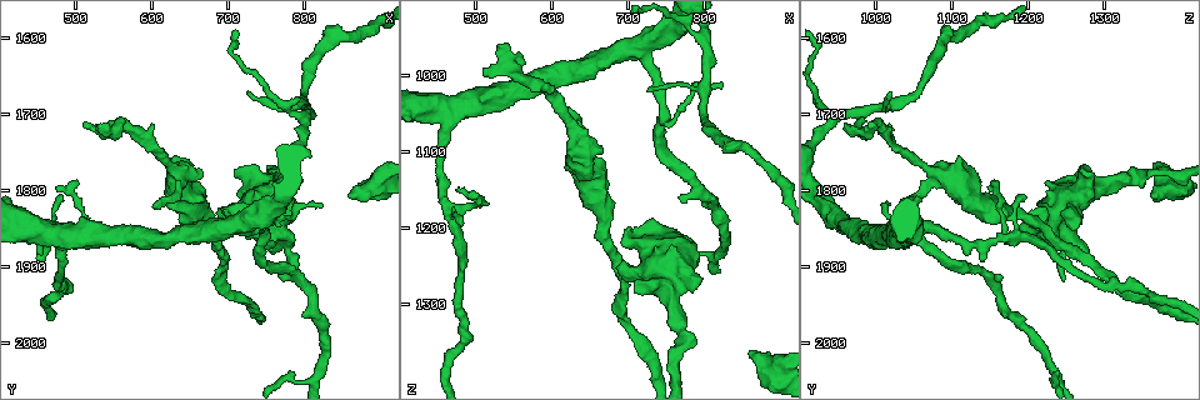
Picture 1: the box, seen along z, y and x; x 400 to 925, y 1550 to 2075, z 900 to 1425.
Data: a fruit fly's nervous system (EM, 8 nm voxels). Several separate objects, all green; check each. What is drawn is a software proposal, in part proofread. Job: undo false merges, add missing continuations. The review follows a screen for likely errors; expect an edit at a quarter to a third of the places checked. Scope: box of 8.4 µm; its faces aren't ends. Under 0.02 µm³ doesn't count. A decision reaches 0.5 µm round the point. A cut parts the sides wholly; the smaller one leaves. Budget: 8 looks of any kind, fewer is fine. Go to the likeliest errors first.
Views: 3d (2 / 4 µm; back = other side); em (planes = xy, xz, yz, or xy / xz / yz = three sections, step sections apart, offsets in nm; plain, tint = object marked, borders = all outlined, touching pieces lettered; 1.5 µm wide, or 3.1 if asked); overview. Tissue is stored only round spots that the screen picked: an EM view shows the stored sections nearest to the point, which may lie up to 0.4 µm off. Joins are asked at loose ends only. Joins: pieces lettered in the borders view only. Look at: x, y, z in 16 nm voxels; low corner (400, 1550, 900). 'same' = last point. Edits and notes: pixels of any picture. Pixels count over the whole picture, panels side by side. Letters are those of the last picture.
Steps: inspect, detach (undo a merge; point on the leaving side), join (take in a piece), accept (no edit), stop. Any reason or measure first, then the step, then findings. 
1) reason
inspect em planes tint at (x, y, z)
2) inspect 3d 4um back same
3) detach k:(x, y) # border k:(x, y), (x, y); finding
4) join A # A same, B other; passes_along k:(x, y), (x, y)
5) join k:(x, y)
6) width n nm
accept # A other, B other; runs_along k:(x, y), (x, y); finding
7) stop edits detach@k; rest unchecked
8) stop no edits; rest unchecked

branch stops here
inspect em planes borders at (790, 1915, 1245)

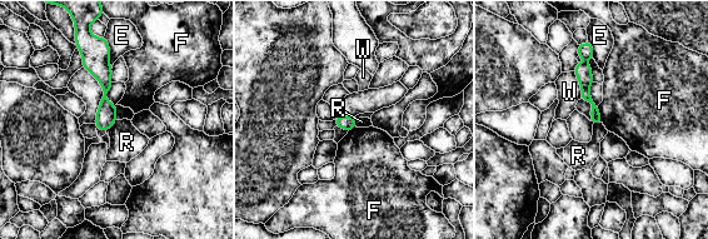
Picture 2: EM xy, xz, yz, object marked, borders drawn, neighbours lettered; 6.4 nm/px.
accept # E other, F other, R other, W other; runs_along 2:(100, 46), (105, 127); no lettered piece goes on from it

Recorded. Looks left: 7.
stops while still wide
inspect 3d 4um at (725, 1845, 1190)

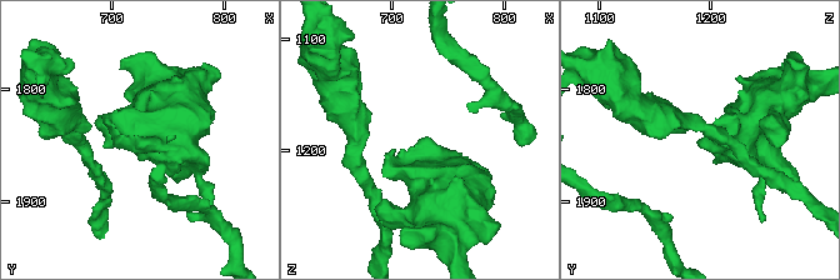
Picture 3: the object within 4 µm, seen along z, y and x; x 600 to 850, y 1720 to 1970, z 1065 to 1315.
inspect em planes borders at (728, 1844, 1188)

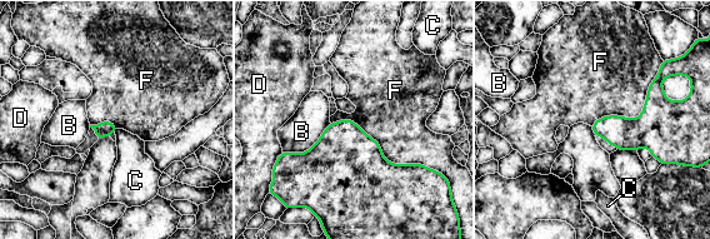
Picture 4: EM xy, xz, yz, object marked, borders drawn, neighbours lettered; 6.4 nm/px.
longest_contact F 600 nm
accept # B other, C other, D other, F other; border 4:(660, 65), (638, 116), (591, 127); none of them fits

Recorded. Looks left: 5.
free end
inspect 3d 2um at (525, 1715, 960)

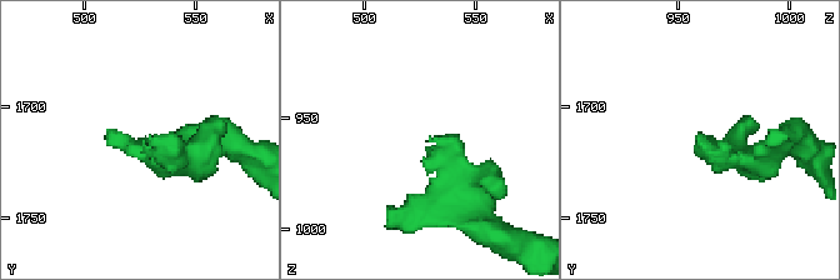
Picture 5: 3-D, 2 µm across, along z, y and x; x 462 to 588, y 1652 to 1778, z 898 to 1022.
need the tissue
inspect em planes borders at (532, 1715, 958)

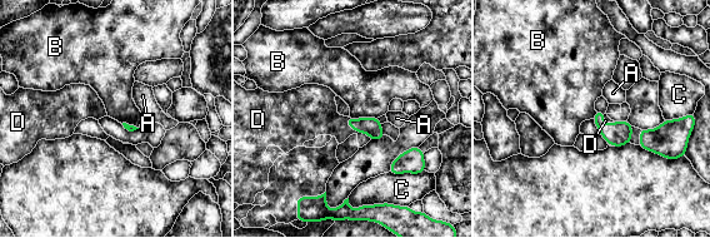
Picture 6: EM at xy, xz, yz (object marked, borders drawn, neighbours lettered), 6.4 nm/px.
longest_contact C 200 nm
join D # A other, B other, C other, D same; passes_along 6:(371, 125), (349, 124), (313, 110); it goes on there

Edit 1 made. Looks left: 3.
stop edits join@6; rest unchecked

